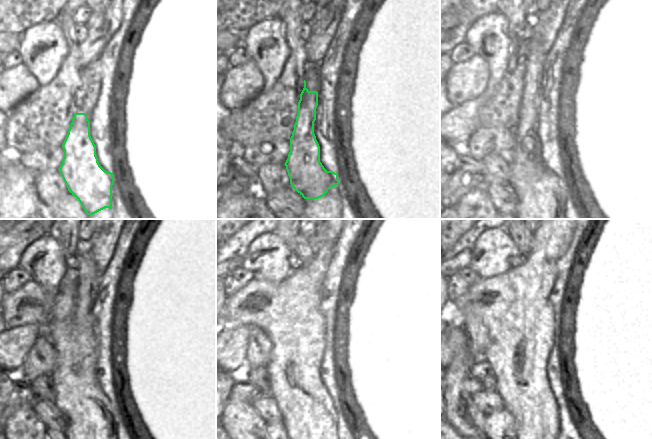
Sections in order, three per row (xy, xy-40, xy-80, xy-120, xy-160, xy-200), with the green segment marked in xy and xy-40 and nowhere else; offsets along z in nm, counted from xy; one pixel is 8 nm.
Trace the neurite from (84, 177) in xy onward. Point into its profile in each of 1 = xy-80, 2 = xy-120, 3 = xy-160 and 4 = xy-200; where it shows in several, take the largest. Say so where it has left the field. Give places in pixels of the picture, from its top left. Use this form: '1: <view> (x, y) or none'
1: xy-80 (526, 132)
2: xy-120 (88, 278)
3: xy-160 (303, 248)
4: xy-200 (523, 239)

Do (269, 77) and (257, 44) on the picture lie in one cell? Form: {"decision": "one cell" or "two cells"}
{"decision": "one cell"}

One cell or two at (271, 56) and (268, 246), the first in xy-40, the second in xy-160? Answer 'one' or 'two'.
one

